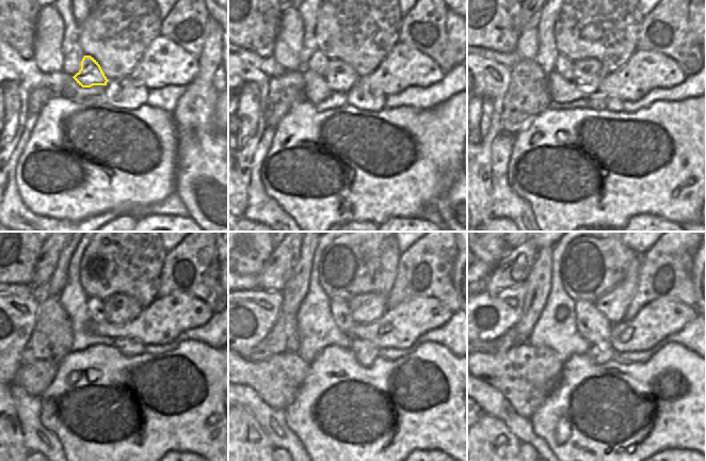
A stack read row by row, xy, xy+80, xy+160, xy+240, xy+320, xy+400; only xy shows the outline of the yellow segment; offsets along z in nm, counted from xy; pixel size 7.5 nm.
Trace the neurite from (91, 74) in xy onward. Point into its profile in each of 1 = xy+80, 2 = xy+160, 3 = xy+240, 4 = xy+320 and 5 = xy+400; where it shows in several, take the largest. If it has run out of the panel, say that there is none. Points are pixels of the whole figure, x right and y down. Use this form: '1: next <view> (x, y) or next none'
1: next xy+80 (340, 77)
2: next xy+160 (589, 73)
3: next xy+240 (119, 308)
4: next xy+320 (366, 308)
5: next xy+400 (613, 304)

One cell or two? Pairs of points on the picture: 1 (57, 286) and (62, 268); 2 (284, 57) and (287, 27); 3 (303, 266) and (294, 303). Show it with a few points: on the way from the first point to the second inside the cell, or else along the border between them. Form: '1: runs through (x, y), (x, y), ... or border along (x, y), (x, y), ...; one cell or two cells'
1: runs through (58, 282), (61, 272); one cell
2: runs through (287, 49), (287, 34); one cell
3: runs through (300, 275), (294, 293); one cell

